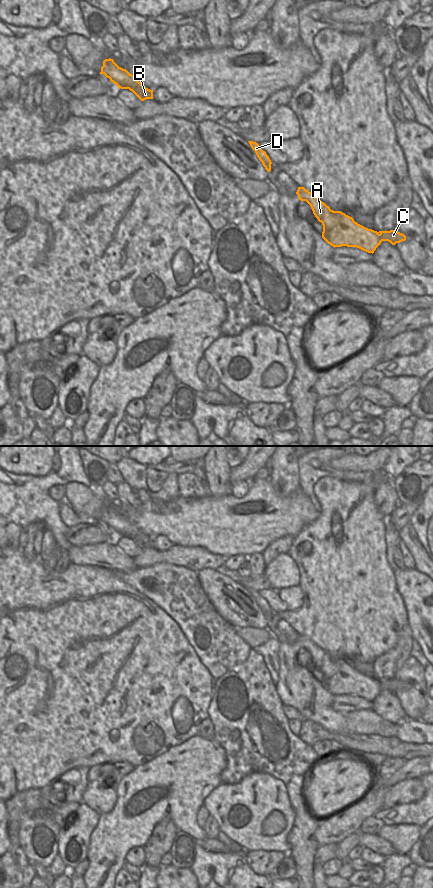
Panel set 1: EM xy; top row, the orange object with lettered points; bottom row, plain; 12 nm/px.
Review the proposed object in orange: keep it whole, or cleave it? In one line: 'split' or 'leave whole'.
leave whole

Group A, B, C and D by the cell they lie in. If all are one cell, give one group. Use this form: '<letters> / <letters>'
A B C D

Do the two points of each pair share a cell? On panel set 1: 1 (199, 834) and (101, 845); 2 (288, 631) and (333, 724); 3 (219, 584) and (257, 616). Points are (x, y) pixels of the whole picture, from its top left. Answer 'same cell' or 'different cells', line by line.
1: same cell
2: same cell
3: same cell

